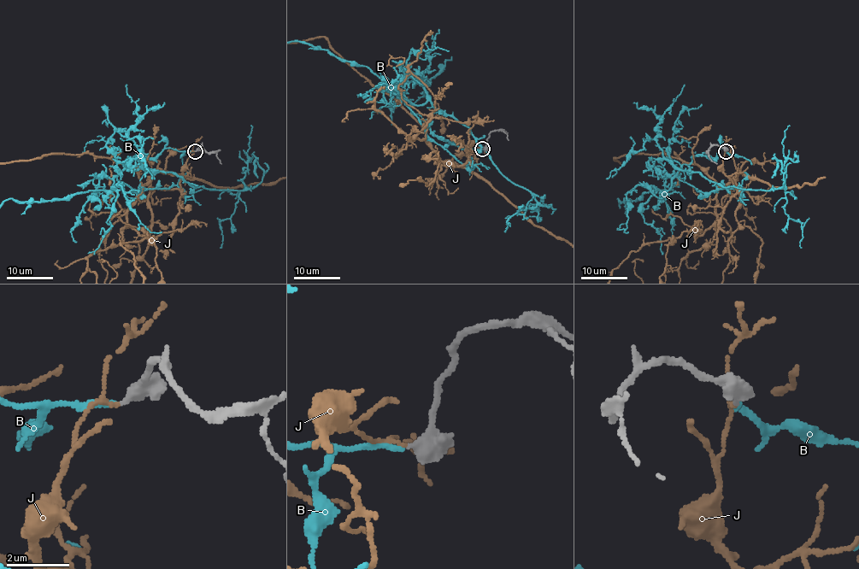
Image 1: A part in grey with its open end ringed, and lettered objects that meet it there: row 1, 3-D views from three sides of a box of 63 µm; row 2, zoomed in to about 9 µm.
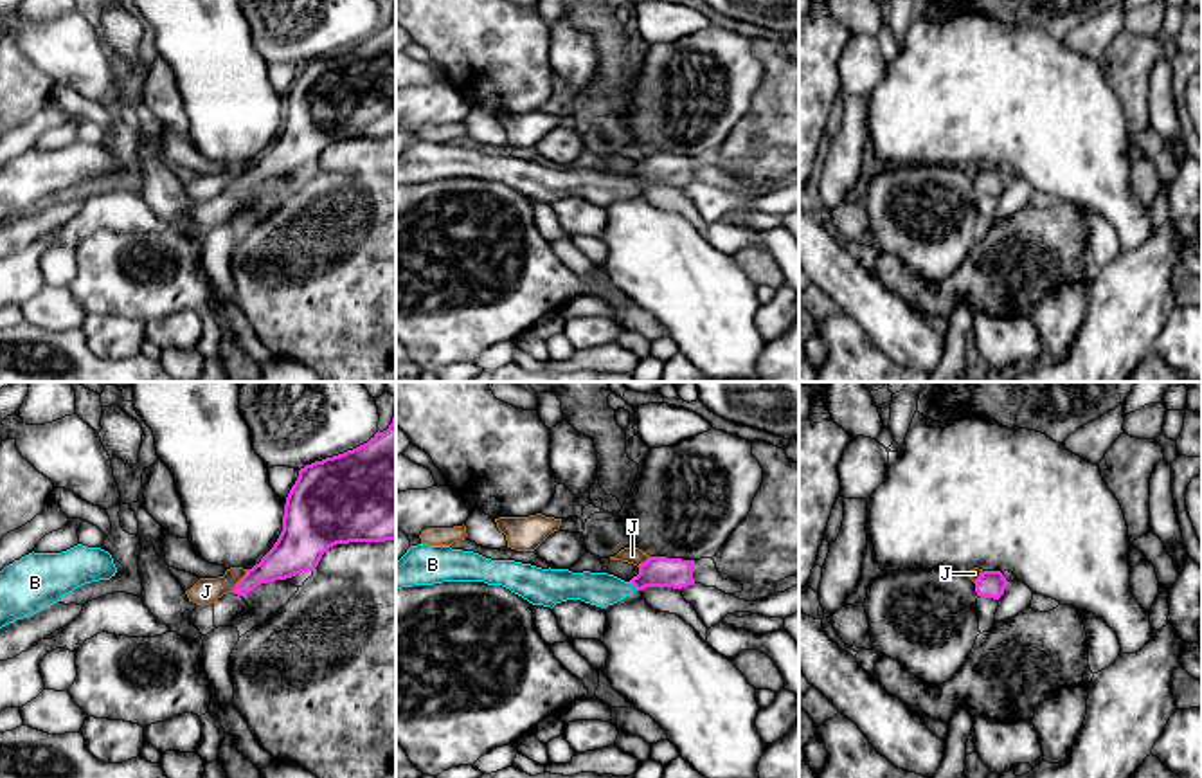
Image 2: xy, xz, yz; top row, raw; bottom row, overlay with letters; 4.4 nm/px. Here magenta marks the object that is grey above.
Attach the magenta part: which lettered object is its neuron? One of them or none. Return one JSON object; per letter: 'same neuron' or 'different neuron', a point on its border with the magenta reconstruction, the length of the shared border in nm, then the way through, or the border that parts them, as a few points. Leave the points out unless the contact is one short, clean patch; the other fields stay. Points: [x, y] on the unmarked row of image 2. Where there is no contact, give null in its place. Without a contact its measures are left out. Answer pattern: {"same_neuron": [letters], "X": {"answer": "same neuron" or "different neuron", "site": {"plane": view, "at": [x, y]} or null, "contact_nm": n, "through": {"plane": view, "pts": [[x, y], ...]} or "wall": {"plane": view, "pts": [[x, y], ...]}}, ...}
{"same_neuron": ["B"], "B": {"answer": "same neuron", "site": {"plane": "xz", "at": [634, 182]}, "contact_nm": 60, "through": {"plane": "xz", "pts": [[657, 168], [634, 182], [601, 186]]}}, "J": {"answer": "different neuron", "site": {"plane": "xy", "at": [240, 177]}, "contact_nm": 130, "wall": {"plane": "xy", "pts": [[249, 166], [231, 188]]}}}

